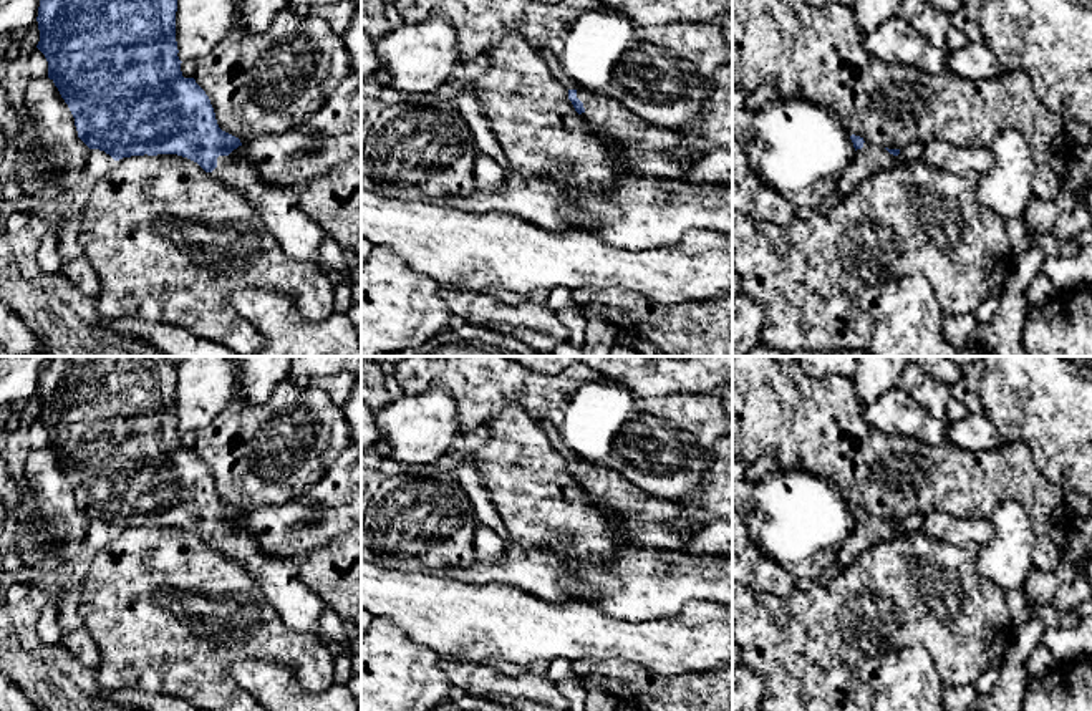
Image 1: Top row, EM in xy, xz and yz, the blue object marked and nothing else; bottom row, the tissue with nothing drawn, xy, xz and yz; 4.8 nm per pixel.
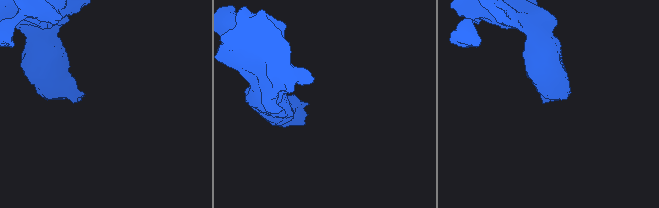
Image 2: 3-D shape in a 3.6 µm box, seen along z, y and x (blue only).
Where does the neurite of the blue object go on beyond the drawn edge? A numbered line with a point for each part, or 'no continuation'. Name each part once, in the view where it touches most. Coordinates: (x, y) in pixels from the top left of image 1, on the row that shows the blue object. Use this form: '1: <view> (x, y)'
1: xy (300, 236)

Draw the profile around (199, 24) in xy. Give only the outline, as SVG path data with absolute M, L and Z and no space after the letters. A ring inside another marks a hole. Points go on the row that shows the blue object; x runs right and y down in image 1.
M177 0L176 41L181 61L207 55L239 18L237 0Z

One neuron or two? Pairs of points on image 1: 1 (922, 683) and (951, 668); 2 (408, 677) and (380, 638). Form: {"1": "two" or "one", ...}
{"1": "two", "2": "one"}

